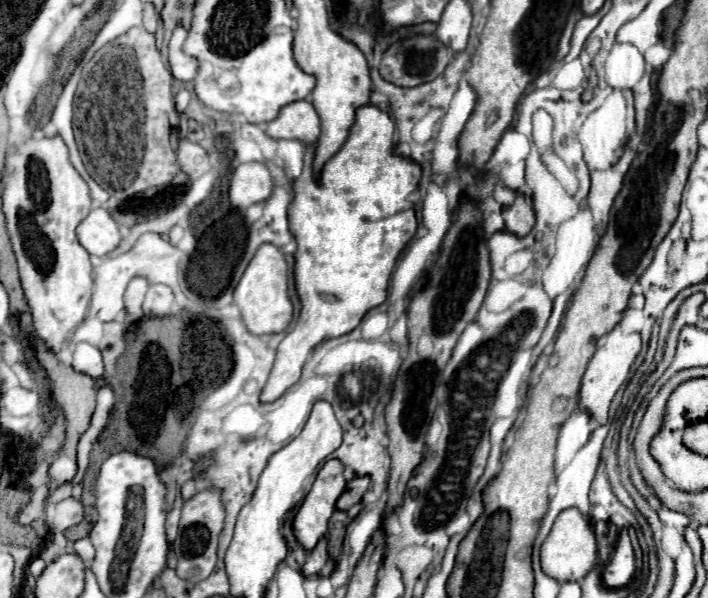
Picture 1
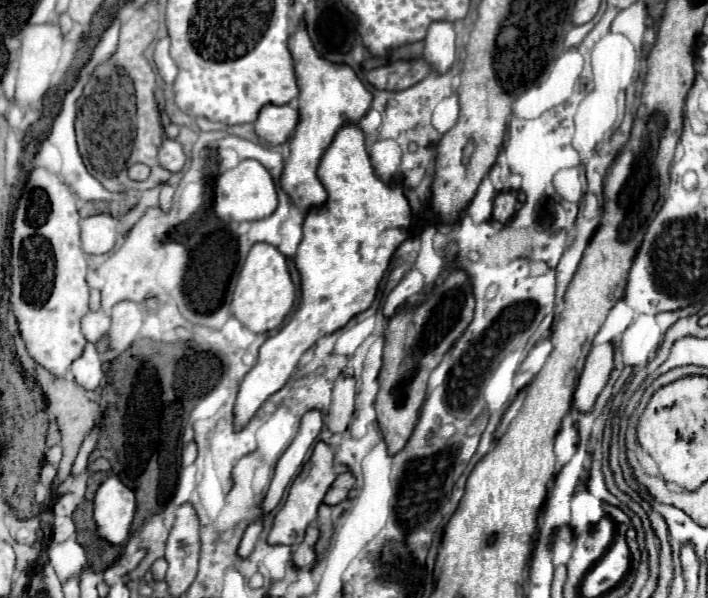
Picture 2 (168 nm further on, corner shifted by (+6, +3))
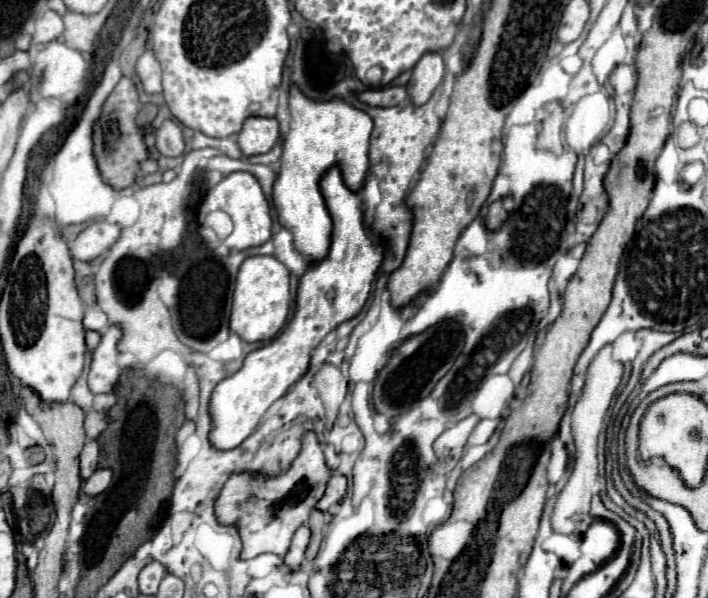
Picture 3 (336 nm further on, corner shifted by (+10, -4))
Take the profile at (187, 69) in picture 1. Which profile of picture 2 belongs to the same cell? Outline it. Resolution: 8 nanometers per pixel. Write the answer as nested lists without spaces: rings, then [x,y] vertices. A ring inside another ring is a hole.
[[[170,38],[160,40],[160,42],[156,44],[156,50],[154,50],[154,62],[156,62],[156,66],[158,66],[158,72],[160,72],[162,80],[164,80],[166,84],[172,84],[172,82],[176,80],[178,66],[176,66],[176,62],[172,60],[168,48],[170,48]]]

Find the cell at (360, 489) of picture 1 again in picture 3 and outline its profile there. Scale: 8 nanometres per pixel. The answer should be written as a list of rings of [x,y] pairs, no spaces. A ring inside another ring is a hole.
[[[334,475],[334,477],[328,481],[326,493],[324,493],[324,497],[318,501],[316,509],[328,511],[328,507],[334,505],[334,503],[338,503],[344,495],[346,495],[346,477],[344,477],[344,475]]]

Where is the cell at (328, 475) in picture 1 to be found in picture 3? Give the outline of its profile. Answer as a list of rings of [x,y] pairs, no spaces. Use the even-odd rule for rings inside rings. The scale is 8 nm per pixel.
[[[314,431],[302,435],[302,449],[292,461],[290,469],[268,477],[266,473],[234,473],[222,487],[216,499],[216,519],[222,525],[236,525],[242,539],[240,559],[252,559],[260,553],[286,555],[294,531],[308,523],[308,515],[326,491],[330,469],[324,463],[322,445]]]

